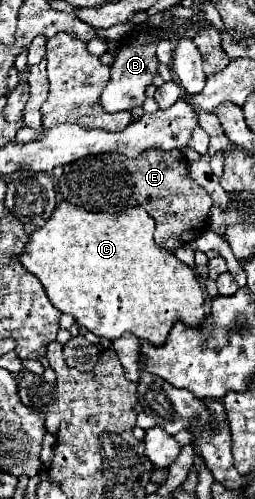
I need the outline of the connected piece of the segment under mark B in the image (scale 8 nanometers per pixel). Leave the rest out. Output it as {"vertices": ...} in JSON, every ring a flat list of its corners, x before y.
{"vertices":[[167,20,159,28,151,28,149,24,139,24,139,32,137,32,137,28,133,32,129,32,121,40,121,48,115,54,115,60,111,64,111,80,99,96,99,106,105,112,111,112,111,114,143,106,143,102,147,98,145,88,149,84,153,84,153,78,159,74,157,72,159,60,157,60,157,54,155,54,157,42,163,40,163,38,175,38,175,36,177,36,177,30,173,26,169,26]]}

